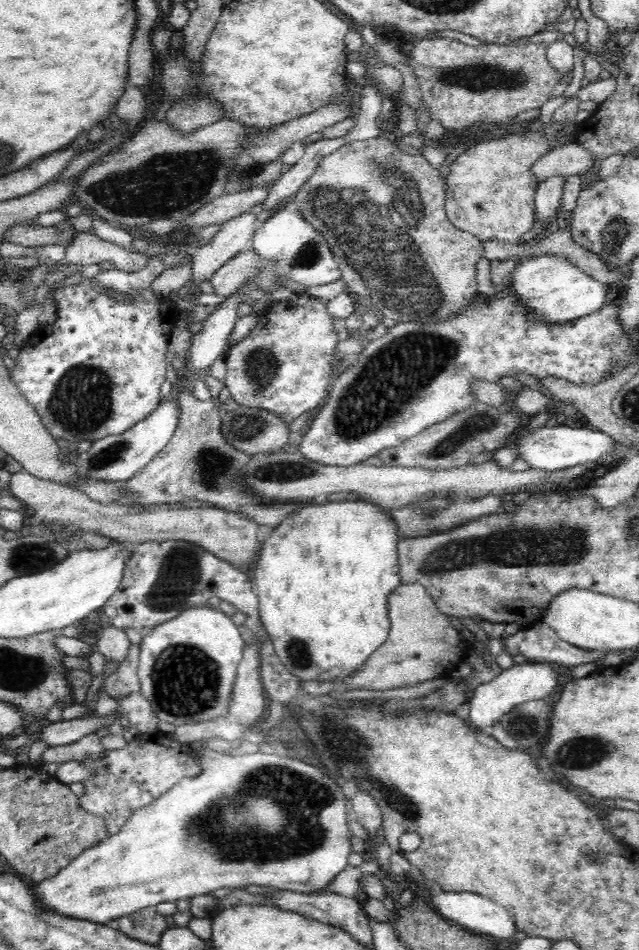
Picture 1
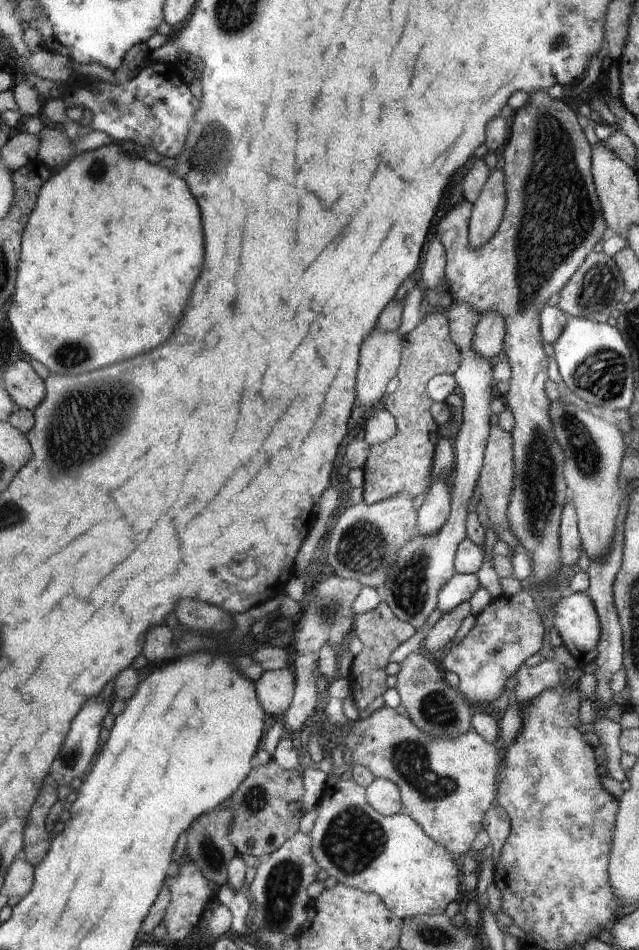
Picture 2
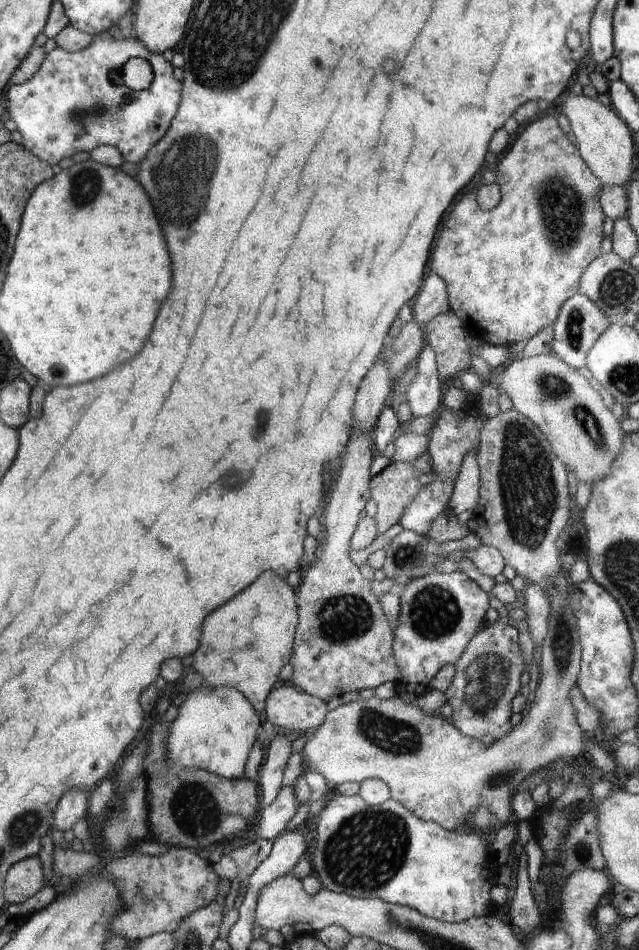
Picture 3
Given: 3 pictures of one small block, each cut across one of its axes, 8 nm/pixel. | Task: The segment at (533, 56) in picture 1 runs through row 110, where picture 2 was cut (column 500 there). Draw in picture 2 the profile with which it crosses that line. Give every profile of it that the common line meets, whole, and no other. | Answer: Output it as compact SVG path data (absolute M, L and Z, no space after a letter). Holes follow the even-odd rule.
M490 427L483 458L483 467L480 469L480 478L478 478L478 488L480 488L482 498L484 498L486 504L486 512L490 518L491 529L494 530L496 536L496 526L510 528L507 519L507 508L513 487L512 443L510 432L502 431L500 427Z

